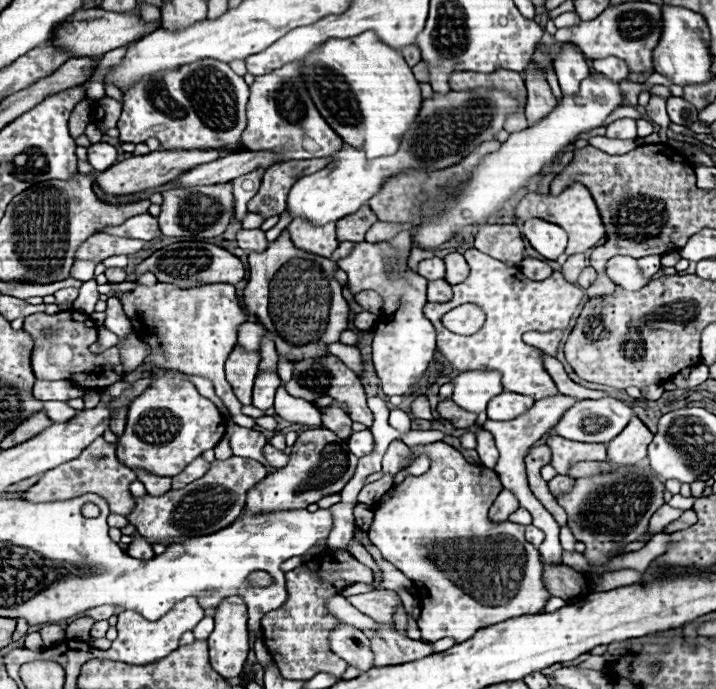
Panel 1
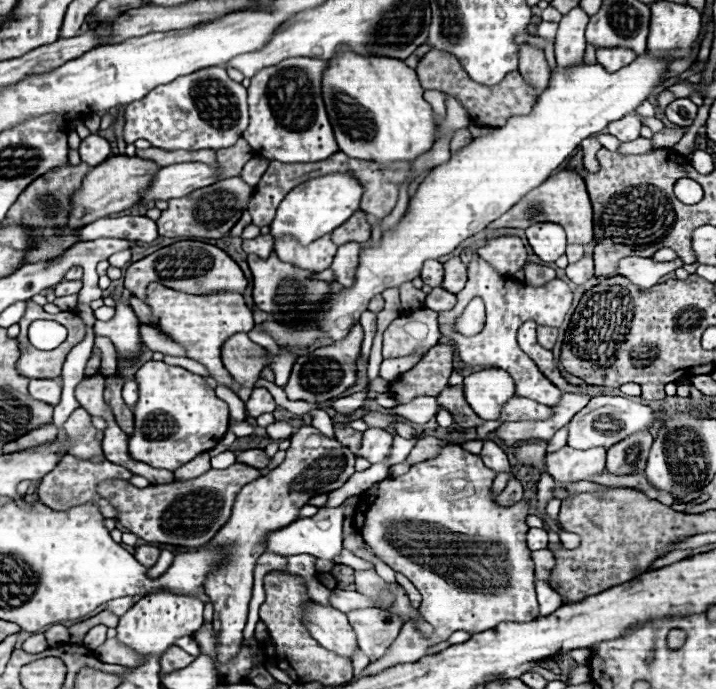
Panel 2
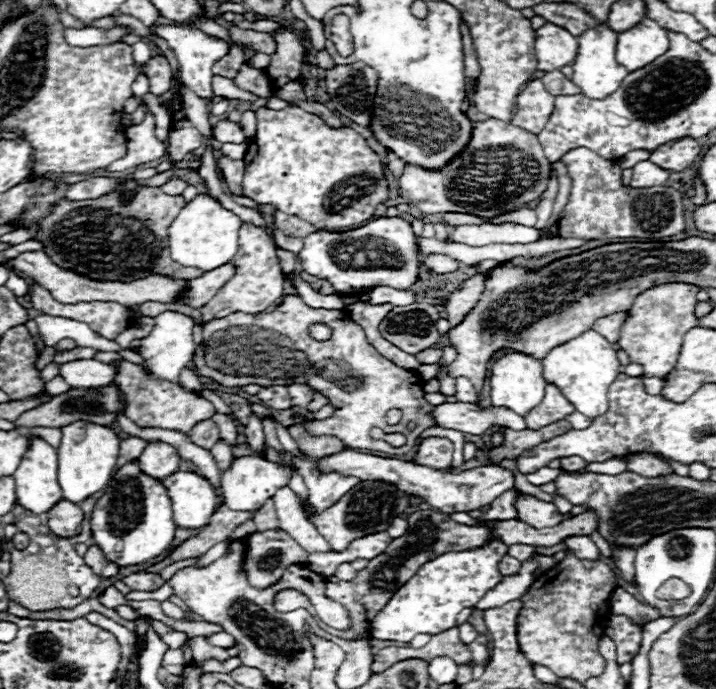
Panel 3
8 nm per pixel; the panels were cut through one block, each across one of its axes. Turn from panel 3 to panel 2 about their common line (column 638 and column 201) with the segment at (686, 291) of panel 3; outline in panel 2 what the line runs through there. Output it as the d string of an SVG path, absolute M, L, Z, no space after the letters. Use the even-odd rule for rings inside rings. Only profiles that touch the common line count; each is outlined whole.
M150 284L146 290L146 300L144 300L150 310L152 318L158 320L158 328L176 344L186 348L186 356L204 364L210 376L226 386L232 388L232 378L222 366L222 346L226 338L238 332L250 332L254 328L252 312L244 304L242 294L238 292L214 292L214 294L204 294L204 296L194 296L194 294L184 294L176 292L172 288L166 288L162 284Z

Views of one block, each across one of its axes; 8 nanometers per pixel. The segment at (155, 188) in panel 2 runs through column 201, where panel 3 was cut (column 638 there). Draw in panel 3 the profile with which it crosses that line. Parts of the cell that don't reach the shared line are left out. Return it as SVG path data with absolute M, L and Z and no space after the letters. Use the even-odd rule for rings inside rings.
M650 160L638 162L632 170L634 170L634 174L632 174L632 182L630 182L632 188L662 186L662 184L668 180L668 176L670 176L666 170L660 170L660 166L652 164Z

